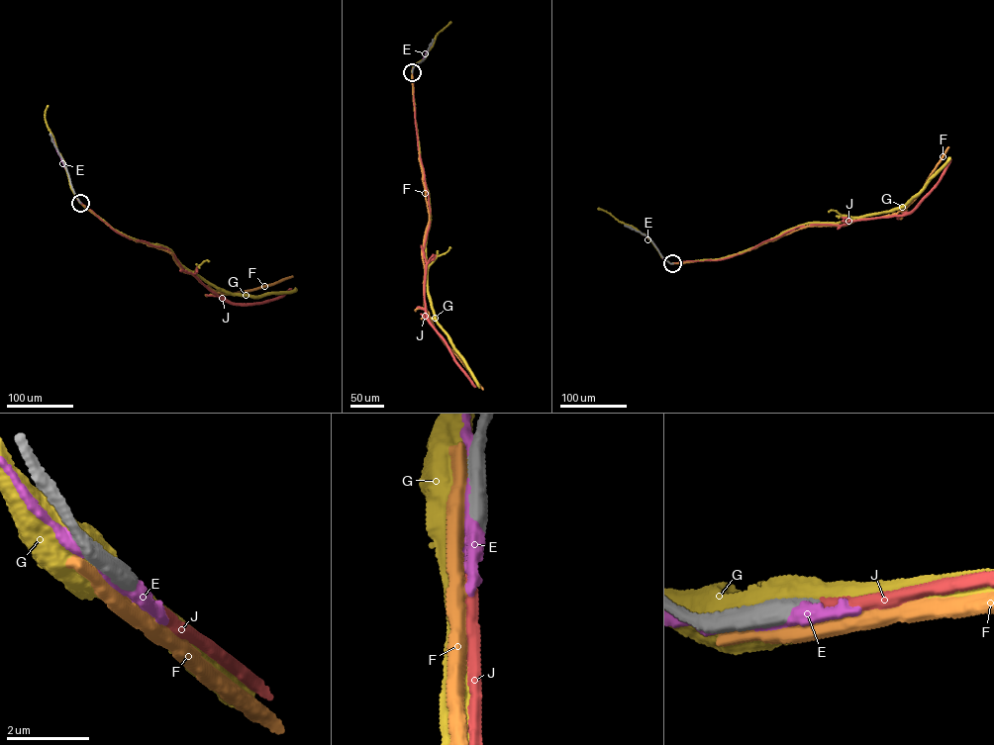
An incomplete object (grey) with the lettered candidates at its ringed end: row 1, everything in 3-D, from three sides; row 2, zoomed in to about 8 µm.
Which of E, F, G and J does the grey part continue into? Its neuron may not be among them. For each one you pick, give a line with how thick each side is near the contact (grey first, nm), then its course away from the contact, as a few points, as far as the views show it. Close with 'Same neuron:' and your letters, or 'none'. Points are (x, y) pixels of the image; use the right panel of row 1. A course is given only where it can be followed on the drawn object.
J: 400/220 nm | via (672, 263), (733, 256), (798, 227), (841, 225), (908, 213)
Same neuron: J

